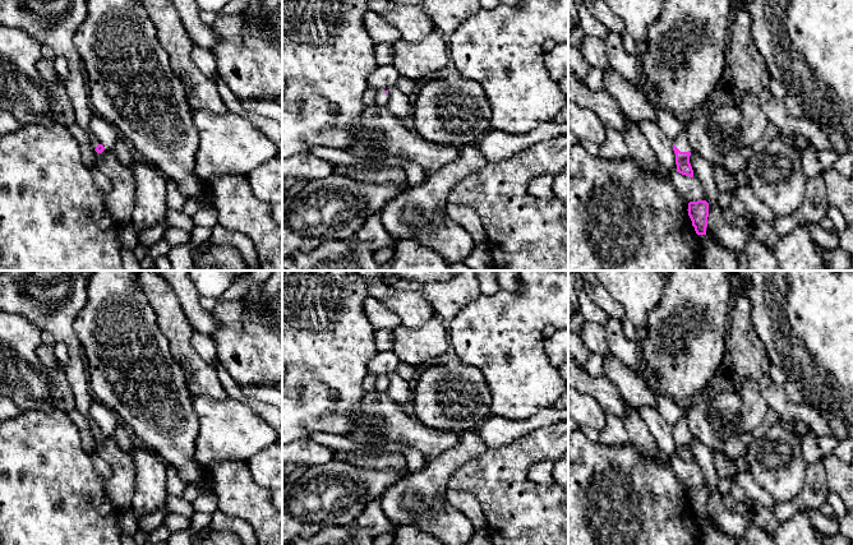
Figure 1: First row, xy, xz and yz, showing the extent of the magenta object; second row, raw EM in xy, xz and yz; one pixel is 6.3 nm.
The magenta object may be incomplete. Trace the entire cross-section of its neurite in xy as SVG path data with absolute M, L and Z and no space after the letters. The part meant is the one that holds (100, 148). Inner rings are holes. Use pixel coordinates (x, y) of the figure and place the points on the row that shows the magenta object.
M0 0L0 26L24 31L41 46L49 46L68 61L69 79L65 87L75 123L87 133L92 148L102 153L105 147L91 131L93 111L88 84L74 45L74 34L86 20L87 13L87 0Z

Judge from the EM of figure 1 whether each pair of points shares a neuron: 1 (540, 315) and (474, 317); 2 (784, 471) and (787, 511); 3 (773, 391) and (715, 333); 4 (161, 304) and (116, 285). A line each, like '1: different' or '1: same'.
1: same
2: different
3: different
4: different

